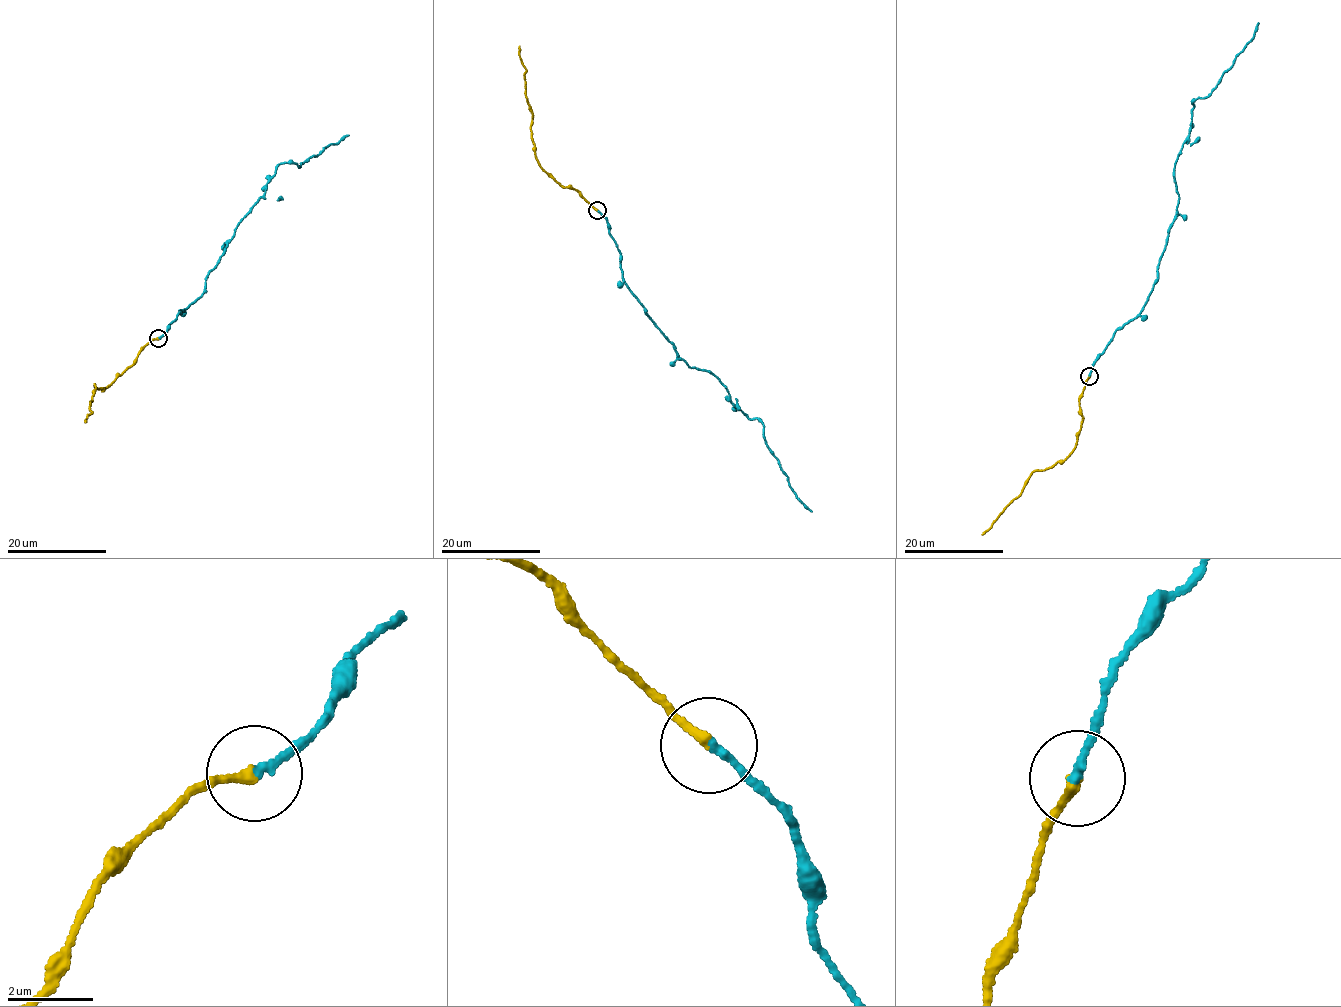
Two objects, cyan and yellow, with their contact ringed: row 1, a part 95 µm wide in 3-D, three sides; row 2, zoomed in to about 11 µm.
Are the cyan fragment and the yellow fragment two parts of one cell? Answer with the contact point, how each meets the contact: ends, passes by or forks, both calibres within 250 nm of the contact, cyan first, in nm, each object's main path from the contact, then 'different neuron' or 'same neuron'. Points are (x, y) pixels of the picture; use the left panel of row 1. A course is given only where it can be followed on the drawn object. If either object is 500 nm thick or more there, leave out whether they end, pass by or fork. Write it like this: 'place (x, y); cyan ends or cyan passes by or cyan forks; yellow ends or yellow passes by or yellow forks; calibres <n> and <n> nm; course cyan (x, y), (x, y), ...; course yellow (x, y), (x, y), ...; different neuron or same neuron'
place (158, 338); cyan ends; yellow ends; calibres 200 and 220 nm; course cyan (158, 338), (203, 294), (205, 277), (235, 228), (264, 194), (275, 166), (287, 162), (299, 168), (348, 135); course yellow (158, 338), (139, 351), (129, 367), (104, 390), (93, 384), (96, 387), (89, 410), (92, 412), (85, 422); same neuron

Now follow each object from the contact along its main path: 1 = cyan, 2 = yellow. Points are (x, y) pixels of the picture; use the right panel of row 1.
1: (1090, 375), (1115, 332), (1139, 315), (1157, 277), (1177, 209), (1174, 170), (1192, 103), (1216, 88), (1258, 23)
2: (1090, 375), (1080, 400), (1083, 419), (1072, 450), (1064, 460), (1030, 475), (1022, 491), (981, 535)

